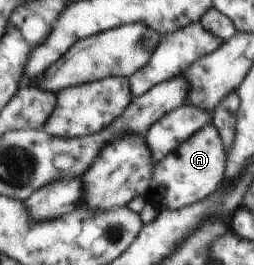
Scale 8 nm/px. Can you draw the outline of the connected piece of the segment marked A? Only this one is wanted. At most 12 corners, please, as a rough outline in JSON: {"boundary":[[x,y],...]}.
{"boundary":[[212,122],[157,162],[145,199],[159,211],[205,199],[224,179]]}

